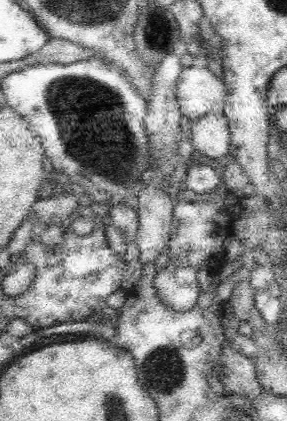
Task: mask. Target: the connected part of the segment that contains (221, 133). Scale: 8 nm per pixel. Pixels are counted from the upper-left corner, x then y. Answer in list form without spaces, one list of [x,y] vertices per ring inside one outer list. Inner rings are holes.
[[[200,116],[191,122],[192,133],[189,134],[196,153],[208,158],[221,158],[228,154],[230,140],[229,124],[226,120],[208,120],[210,116]]]

